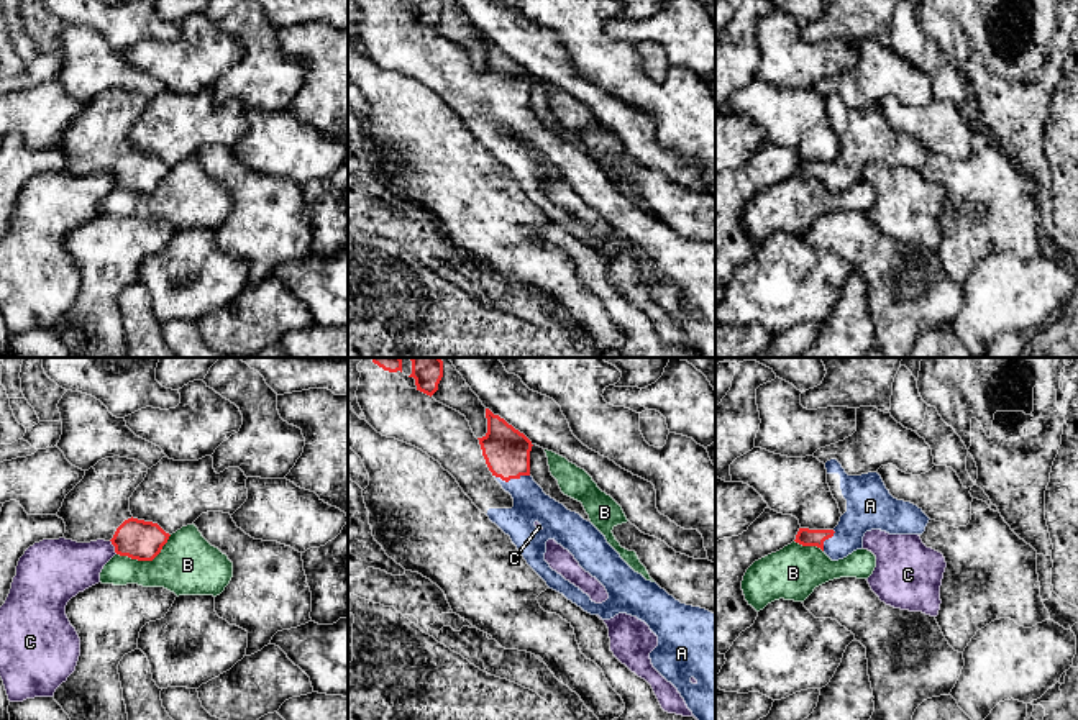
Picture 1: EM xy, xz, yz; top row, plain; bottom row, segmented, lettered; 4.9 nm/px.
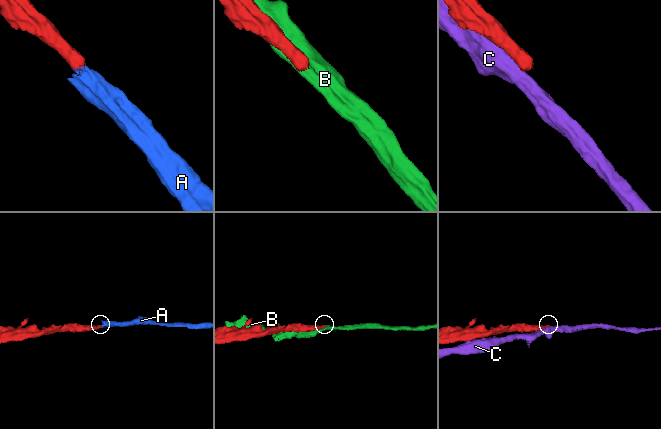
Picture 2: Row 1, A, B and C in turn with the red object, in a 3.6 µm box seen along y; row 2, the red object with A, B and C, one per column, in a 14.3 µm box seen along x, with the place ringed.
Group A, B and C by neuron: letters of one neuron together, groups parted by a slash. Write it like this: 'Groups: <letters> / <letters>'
Groups: A / B / C

